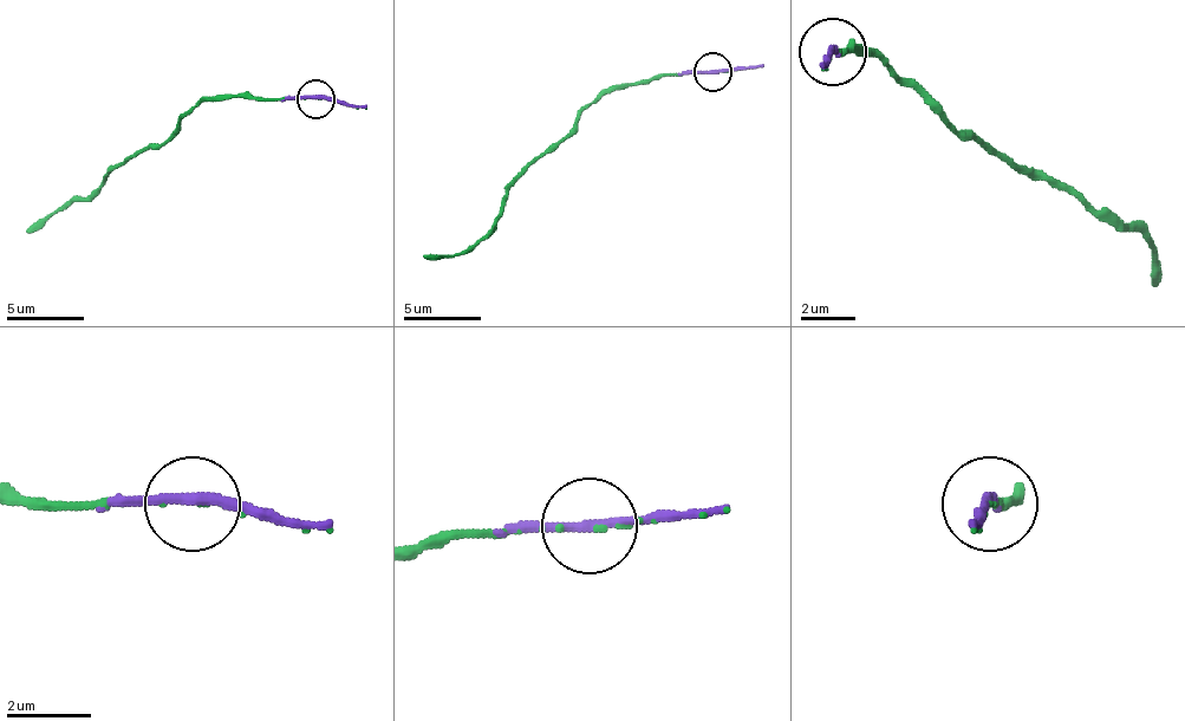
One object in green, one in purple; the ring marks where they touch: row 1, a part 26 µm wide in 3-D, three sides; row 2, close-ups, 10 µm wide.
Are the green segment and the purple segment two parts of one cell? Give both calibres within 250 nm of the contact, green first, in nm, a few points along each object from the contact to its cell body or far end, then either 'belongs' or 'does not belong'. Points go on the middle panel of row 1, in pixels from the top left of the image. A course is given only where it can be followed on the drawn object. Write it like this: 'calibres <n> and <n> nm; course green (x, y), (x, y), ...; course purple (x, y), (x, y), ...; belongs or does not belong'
calibres 80 and 240 nm; course green (715, 71), (653, 75), (604, 90), (561, 141), (519, 179), (483, 236), (453, 257), (422, 257); course purple (711, 71), (762, 63); belongs

